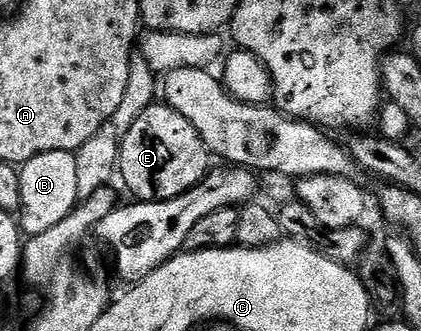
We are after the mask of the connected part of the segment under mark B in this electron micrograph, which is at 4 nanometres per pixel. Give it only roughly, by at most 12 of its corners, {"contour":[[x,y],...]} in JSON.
{"contour":[[74,153],[22,164],[16,220],[27,238],[64,223],[80,198]]}

